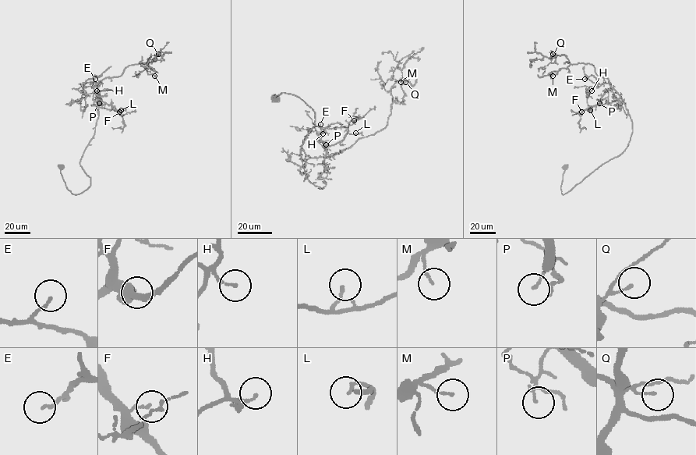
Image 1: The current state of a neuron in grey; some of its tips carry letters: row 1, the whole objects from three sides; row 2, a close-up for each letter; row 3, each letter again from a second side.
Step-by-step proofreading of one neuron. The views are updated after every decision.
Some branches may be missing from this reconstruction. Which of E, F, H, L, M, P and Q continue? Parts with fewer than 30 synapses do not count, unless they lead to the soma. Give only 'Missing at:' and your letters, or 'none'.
Missing at: Q

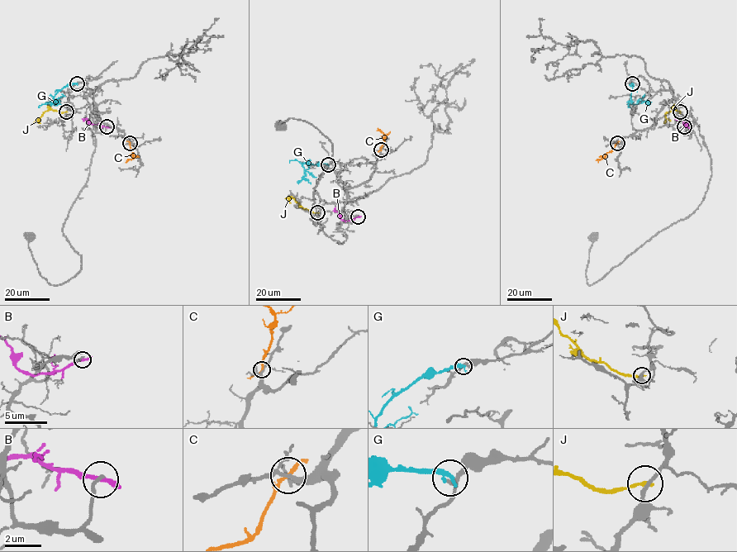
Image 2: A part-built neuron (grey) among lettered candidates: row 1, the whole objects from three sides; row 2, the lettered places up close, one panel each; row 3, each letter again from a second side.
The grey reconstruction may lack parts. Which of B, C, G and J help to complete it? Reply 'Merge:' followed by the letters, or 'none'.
Merge: none

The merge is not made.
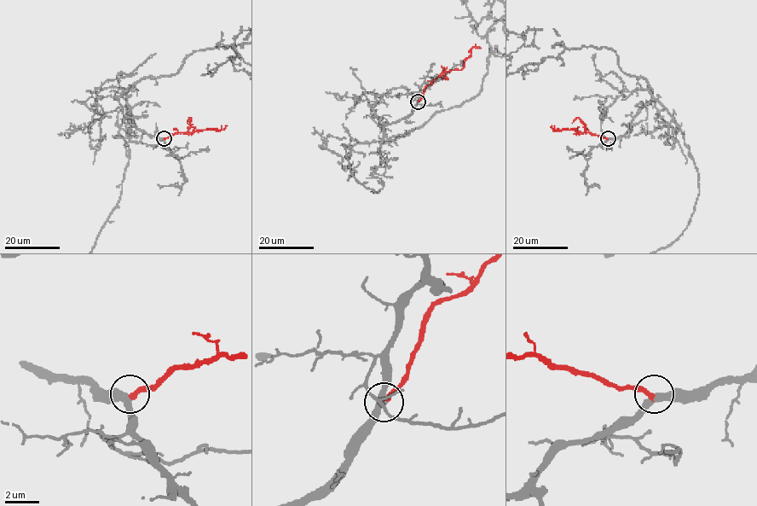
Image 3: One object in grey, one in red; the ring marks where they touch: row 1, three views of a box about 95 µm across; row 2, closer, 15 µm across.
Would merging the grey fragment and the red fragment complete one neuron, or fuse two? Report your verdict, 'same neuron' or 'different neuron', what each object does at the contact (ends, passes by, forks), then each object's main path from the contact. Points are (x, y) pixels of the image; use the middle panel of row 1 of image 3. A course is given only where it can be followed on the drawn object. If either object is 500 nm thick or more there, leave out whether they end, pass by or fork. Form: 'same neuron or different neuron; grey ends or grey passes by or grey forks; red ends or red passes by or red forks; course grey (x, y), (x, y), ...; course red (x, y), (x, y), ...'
same neuron; grey passes by; red ends; course red (418, 101), (424, 88), (447, 72), (461, 69), (470, 55), (470, 49), (481, 49)

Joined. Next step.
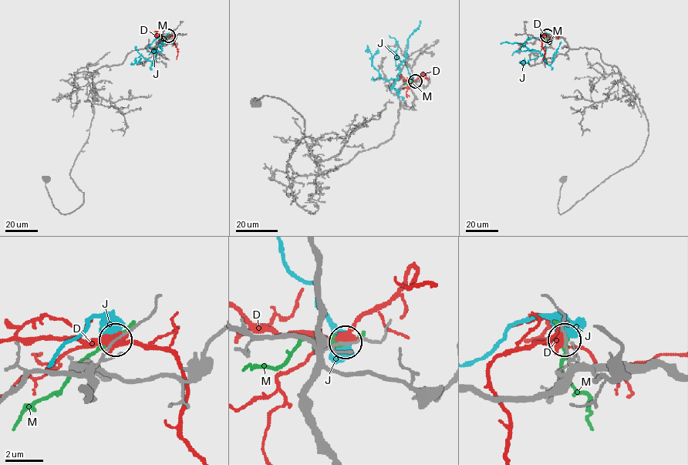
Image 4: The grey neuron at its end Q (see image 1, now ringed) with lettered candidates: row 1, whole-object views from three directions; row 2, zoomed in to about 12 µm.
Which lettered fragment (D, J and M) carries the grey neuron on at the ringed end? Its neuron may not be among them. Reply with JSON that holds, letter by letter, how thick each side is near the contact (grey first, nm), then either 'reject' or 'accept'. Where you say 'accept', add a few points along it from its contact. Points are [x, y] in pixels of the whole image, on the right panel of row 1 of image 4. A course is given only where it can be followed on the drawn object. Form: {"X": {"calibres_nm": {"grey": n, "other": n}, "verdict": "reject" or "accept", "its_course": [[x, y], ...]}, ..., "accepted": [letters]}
{"D": {"calibres_nm": {"grey": 110, "other": 440}, "verdict": "accept", "its_course": [[547, 35], [541, 38], [544, 52], [542, 59]]}, "J": {"calibres_nm": {"grey": 110, "other": 550}, "verdict": "reject"}, "M": {"calibres_nm": {"grey": 110, "other": 190}, "verdict": "reject"}, "accepted": ["D"]}

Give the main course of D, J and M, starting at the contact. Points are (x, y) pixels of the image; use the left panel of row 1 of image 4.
D: (169, 35), (174, 38), (177, 59)
J: (168, 35), (160, 37), (160, 51), (156, 51), (154, 61), (141, 55), (135, 61), (139, 61)
M: (169, 35), (160, 43)

